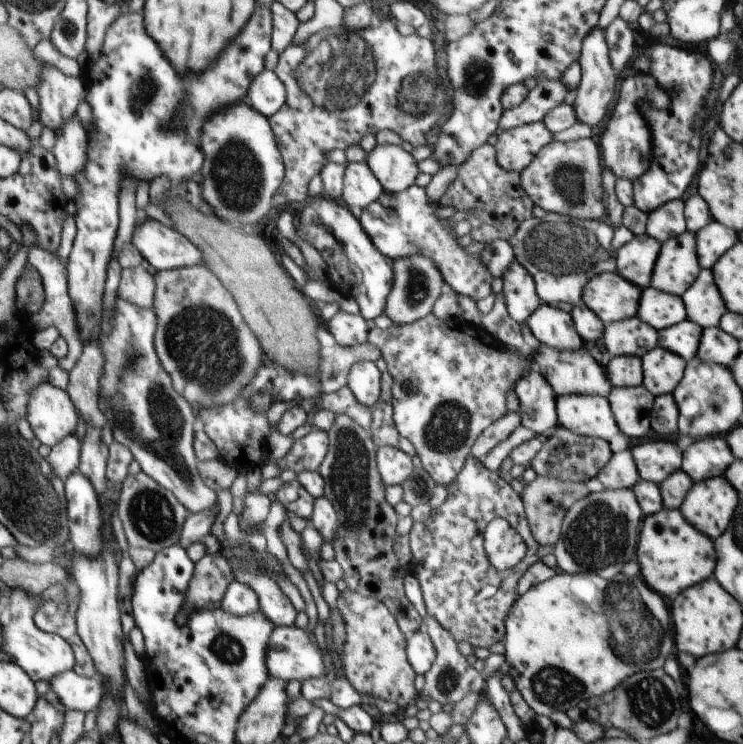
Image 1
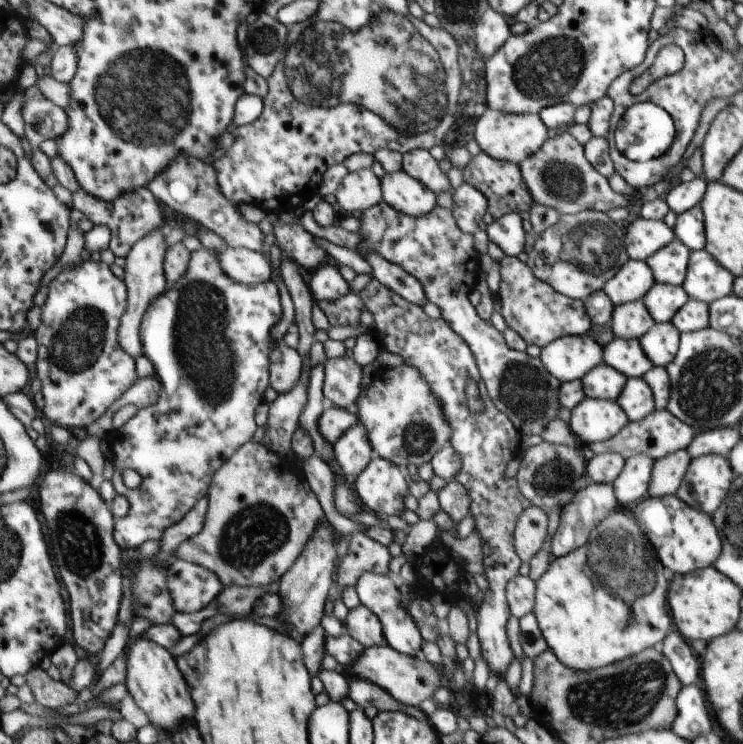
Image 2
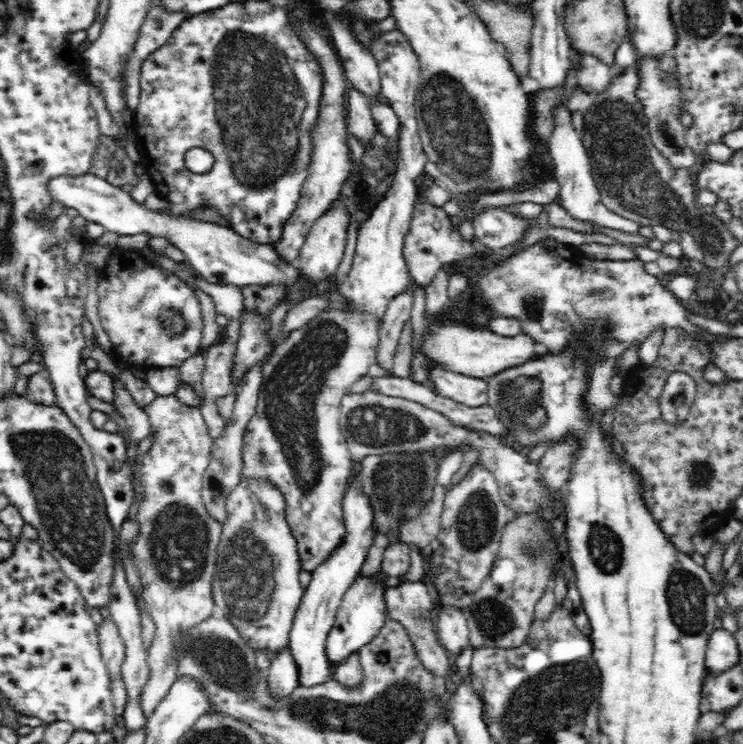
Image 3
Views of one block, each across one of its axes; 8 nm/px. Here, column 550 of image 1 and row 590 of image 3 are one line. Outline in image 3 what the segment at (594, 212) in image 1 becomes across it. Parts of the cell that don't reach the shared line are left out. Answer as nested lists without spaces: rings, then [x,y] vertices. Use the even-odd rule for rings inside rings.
[[[174,393],[157,396],[154,402],[150,402],[142,409],[150,419],[151,446],[142,460],[141,482],[144,487],[144,498],[135,516],[138,535],[133,546],[133,554],[142,583],[141,596],[157,628],[152,646],[147,652],[150,674],[140,700],[141,710],[148,720],[158,704],[168,696],[170,688],[176,681],[175,659],[182,653],[182,650],[179,650],[180,636],[212,616],[215,605],[212,599],[212,580],[216,572],[221,525],[209,515],[202,498],[203,474],[211,462],[214,442],[198,407],[180,402]]]

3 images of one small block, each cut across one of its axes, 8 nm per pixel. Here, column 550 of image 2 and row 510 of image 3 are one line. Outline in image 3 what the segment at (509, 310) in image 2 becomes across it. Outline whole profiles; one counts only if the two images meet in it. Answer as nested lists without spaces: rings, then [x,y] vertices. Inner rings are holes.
[[[400,29],[385,32],[371,46],[371,53],[376,59],[381,76],[381,94],[386,97],[384,102],[392,107],[392,111],[398,117],[399,132],[396,142],[396,171],[392,185],[382,201],[372,210],[368,220],[360,226],[350,273],[337,287],[337,291],[351,302],[353,311],[322,311],[303,329],[292,331],[286,342],[274,350],[274,358],[263,366],[256,412],[246,425],[243,438],[242,477],[259,478],[260,481],[270,482],[280,489],[287,504],[285,517],[297,540],[301,568],[310,573],[318,568],[316,564],[322,564],[330,553],[336,550],[346,534],[342,506],[348,476],[354,463],[348,451],[346,435],[339,426],[340,402],[346,388],[365,376],[370,365],[376,363],[381,319],[390,300],[402,290],[409,288],[411,275],[403,255],[404,238],[409,232],[415,208],[417,188],[414,181],[425,172],[424,166],[427,163],[424,149],[420,144],[416,120],[415,102],[421,83],[421,68],[417,54],[413,52],[409,40]]]

